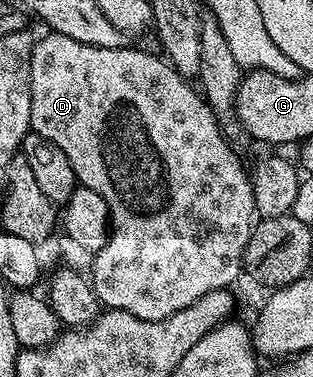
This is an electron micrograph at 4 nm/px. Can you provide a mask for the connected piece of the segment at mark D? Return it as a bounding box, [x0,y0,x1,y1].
[31,31,257,321]

